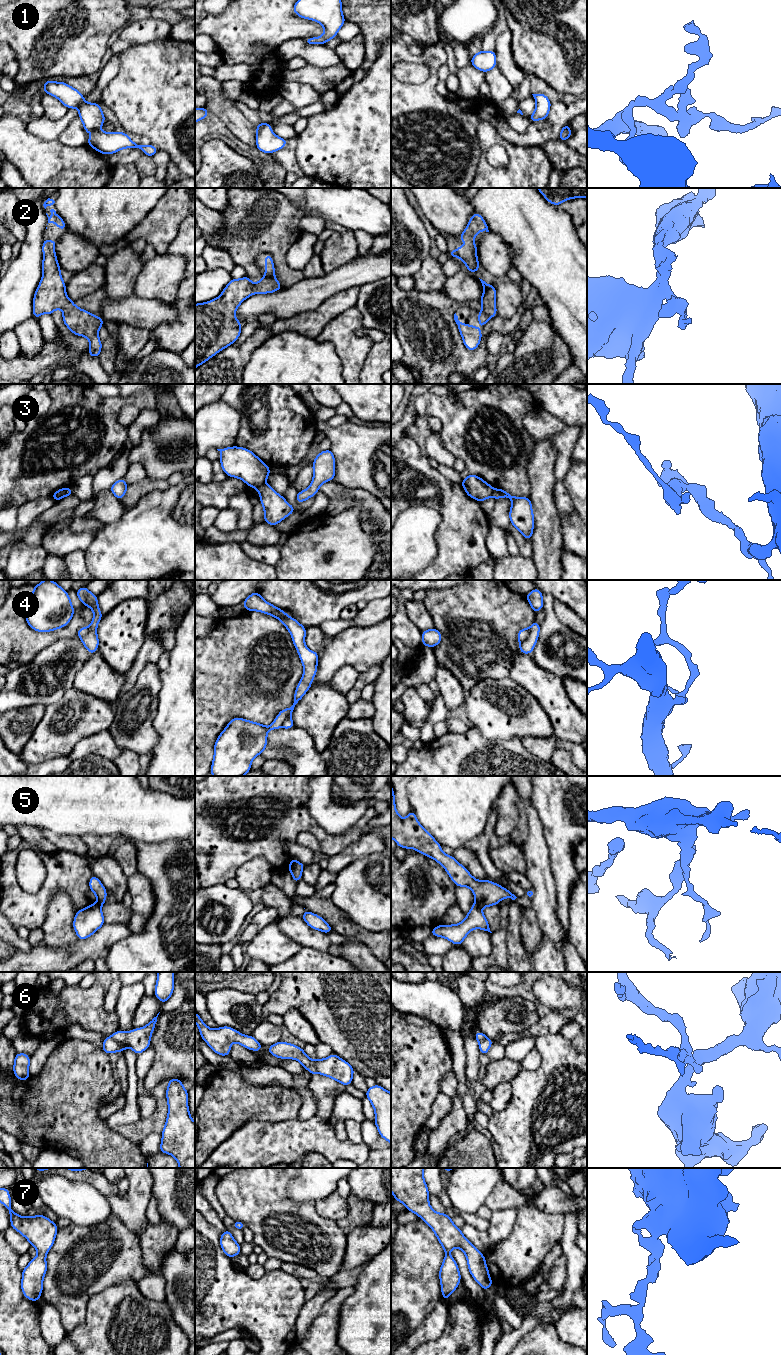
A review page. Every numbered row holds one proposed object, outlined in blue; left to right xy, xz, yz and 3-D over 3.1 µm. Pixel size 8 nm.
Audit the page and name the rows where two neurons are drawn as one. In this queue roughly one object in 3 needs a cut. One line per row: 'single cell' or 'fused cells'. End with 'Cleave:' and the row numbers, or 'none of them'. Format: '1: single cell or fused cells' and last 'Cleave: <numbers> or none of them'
1: single cell
2: single cell
3: fused cells
4: single cell
5: fused cells
6: fused cells
7: single cell
Cleave: 3, 5, 6

